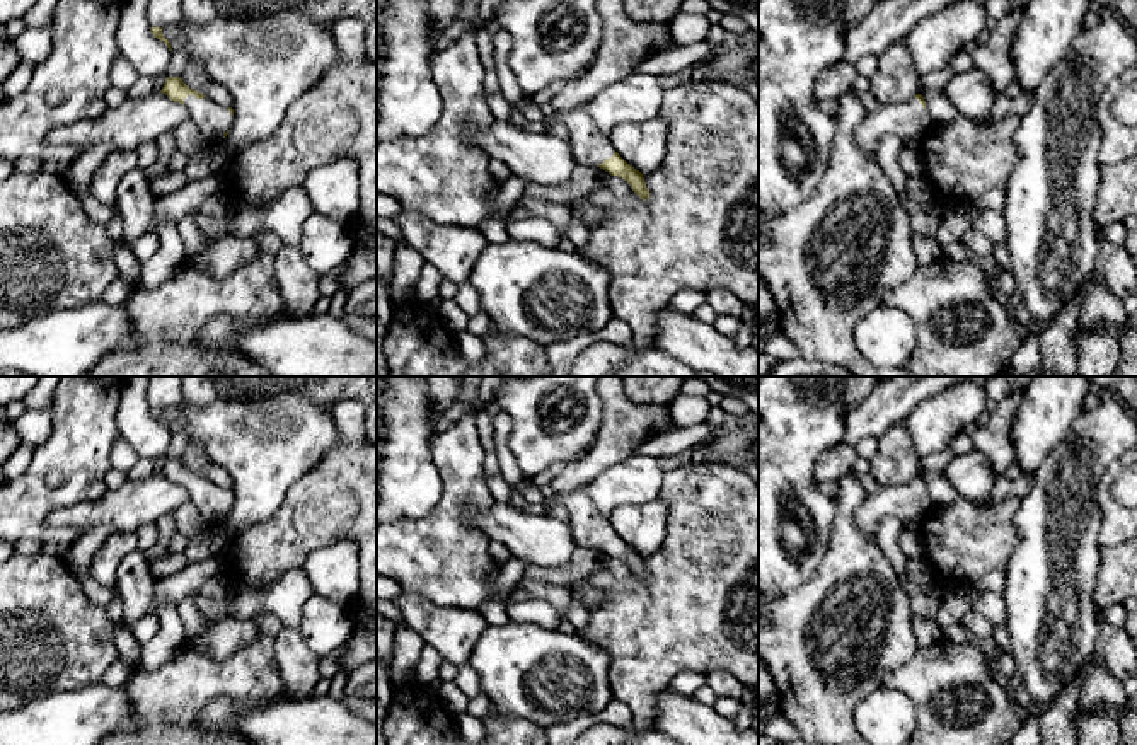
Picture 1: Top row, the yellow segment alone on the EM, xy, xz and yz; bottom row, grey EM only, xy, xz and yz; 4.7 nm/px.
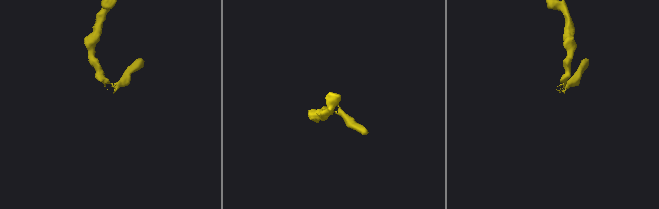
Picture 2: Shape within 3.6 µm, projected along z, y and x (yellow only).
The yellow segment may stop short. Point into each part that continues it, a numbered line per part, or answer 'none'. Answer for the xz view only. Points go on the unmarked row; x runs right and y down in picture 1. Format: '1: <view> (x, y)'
1: xz (588, 529)

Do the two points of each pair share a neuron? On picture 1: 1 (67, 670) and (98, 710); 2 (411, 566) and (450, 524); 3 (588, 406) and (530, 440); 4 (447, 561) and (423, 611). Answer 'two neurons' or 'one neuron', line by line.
1: two neurons
2: one neuron
3: one neuron
4: two neurons

